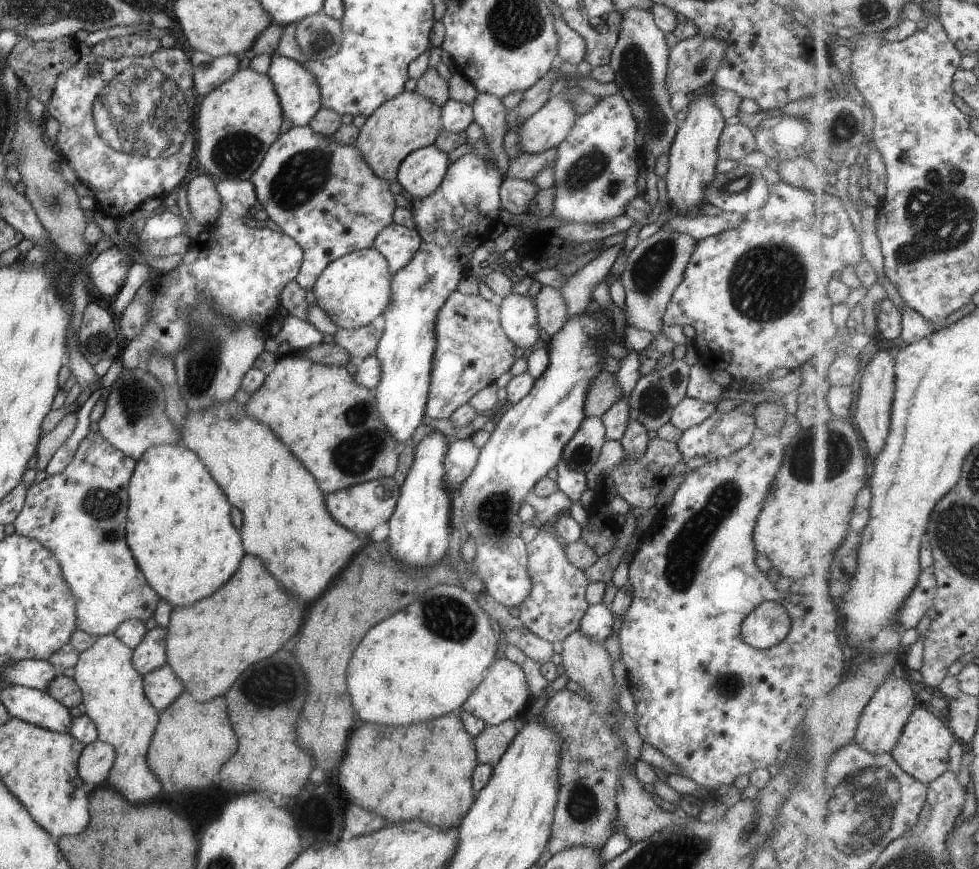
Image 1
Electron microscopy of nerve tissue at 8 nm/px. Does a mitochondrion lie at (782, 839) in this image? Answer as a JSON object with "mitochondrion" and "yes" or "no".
{"mitochondrion":"no"}

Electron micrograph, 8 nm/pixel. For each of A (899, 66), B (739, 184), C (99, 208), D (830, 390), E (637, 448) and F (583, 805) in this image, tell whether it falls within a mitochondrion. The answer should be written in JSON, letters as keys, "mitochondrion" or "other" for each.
{"A":"other","B":"mitochondrion","C":"other","D":"other","E":"other","F":"mitochondrion"}

